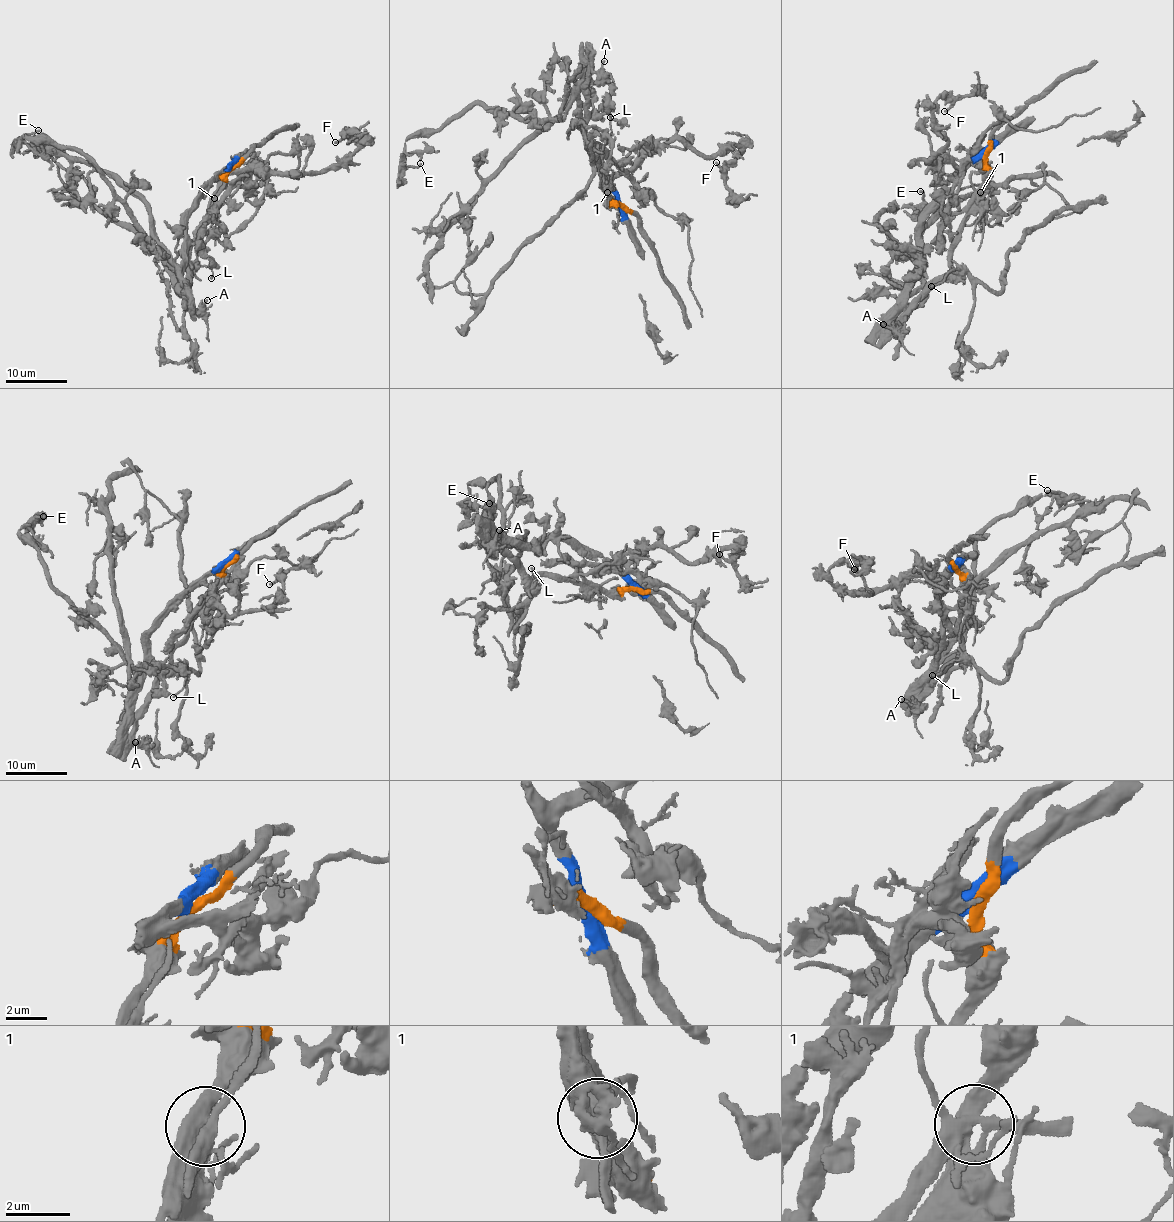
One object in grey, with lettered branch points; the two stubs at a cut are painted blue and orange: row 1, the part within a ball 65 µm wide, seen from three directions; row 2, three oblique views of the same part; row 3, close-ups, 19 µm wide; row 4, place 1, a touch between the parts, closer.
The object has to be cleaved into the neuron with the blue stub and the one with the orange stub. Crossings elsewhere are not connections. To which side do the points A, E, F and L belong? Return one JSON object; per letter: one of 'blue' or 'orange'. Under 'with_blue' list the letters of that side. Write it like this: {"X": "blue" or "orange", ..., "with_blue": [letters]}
{"A": "orange", "E": "blue", "F": "blue", "L": "orange", "with_blue": ["E", "F"]}

